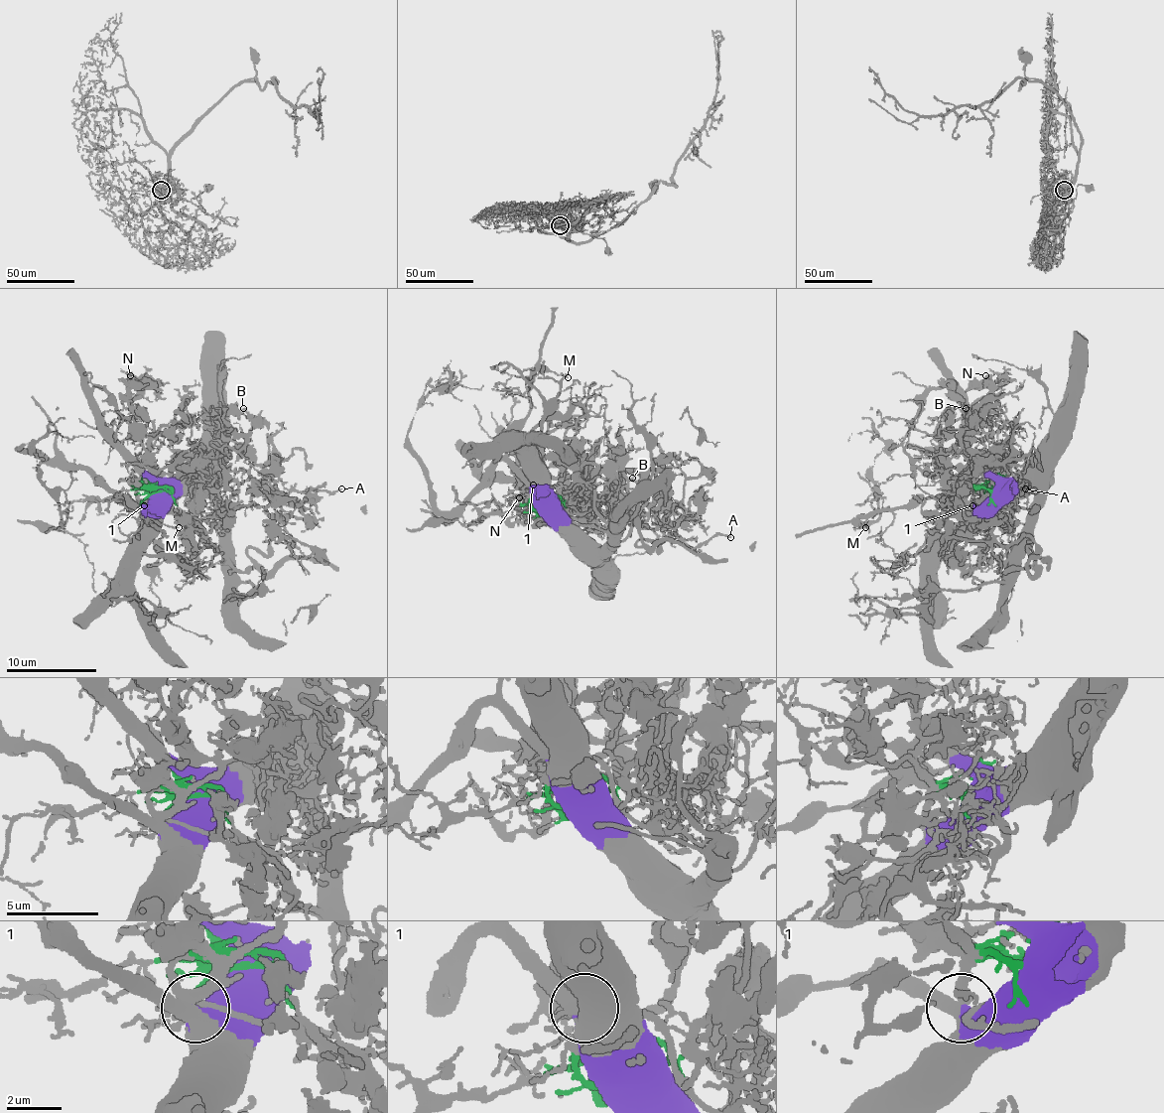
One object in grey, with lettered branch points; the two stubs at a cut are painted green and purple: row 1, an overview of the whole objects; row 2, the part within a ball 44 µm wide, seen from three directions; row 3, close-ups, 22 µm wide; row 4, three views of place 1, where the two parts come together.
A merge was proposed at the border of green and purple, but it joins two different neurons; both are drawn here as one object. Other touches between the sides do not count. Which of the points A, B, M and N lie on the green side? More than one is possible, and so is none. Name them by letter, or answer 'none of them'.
A, B, N

